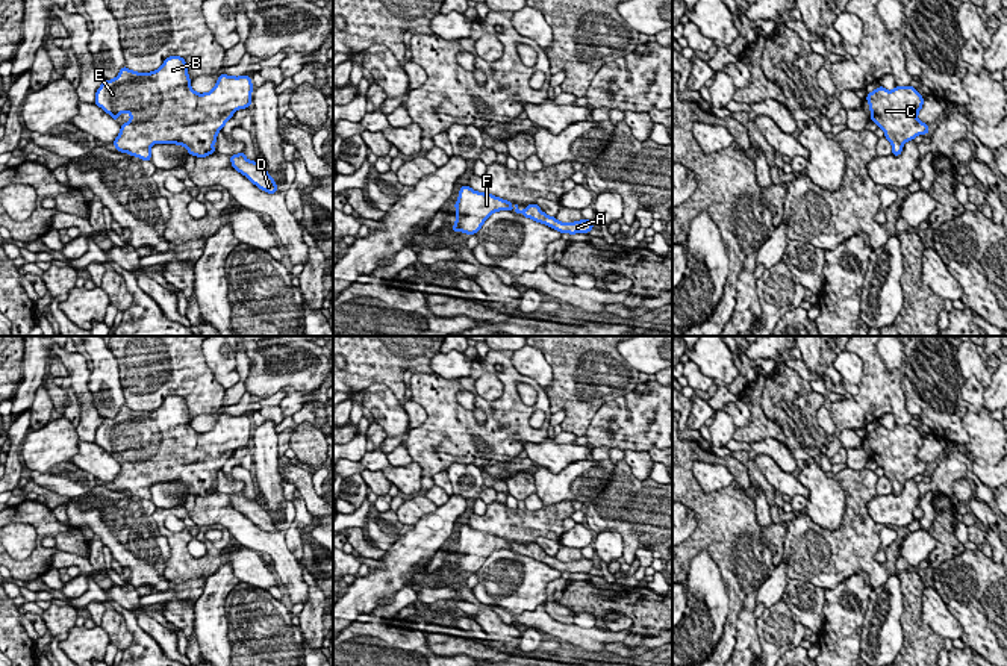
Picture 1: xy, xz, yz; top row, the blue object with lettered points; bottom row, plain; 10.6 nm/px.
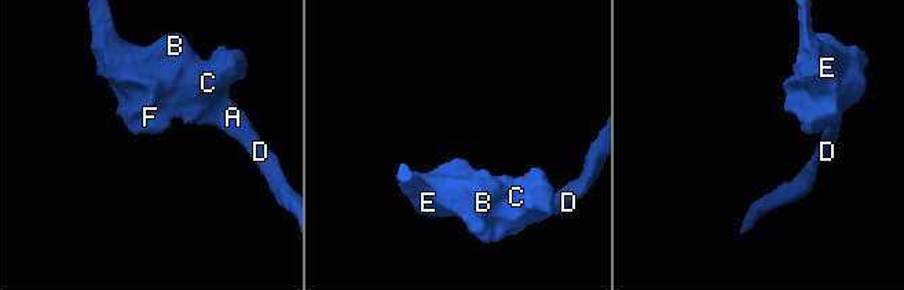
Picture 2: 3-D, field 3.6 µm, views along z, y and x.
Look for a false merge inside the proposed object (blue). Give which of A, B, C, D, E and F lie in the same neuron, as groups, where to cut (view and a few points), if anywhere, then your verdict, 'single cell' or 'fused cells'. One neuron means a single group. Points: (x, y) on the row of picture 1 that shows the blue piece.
A B C D E F | no cut | single cell

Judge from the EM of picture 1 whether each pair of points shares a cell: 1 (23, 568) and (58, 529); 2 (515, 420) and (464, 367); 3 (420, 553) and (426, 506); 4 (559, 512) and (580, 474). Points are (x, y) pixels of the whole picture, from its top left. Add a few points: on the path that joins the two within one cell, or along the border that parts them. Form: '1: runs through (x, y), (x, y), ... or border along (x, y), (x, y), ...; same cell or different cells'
1: runs through (35, 557), (38, 554), (38, 541), (46, 532); same cell
2: border along (435, 373), (447, 379), (468, 377); different cells
3: border along (438, 507), (426, 513), (414, 525); different cells
4: border along (570, 500), (544, 506); different cells

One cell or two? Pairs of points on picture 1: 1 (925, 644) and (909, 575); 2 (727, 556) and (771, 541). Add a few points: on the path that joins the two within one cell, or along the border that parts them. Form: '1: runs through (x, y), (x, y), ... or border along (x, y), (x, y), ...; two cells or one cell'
1: runs through (913, 627), (912, 592); one cell
2: runs through (738, 547), (760, 547); one cell

